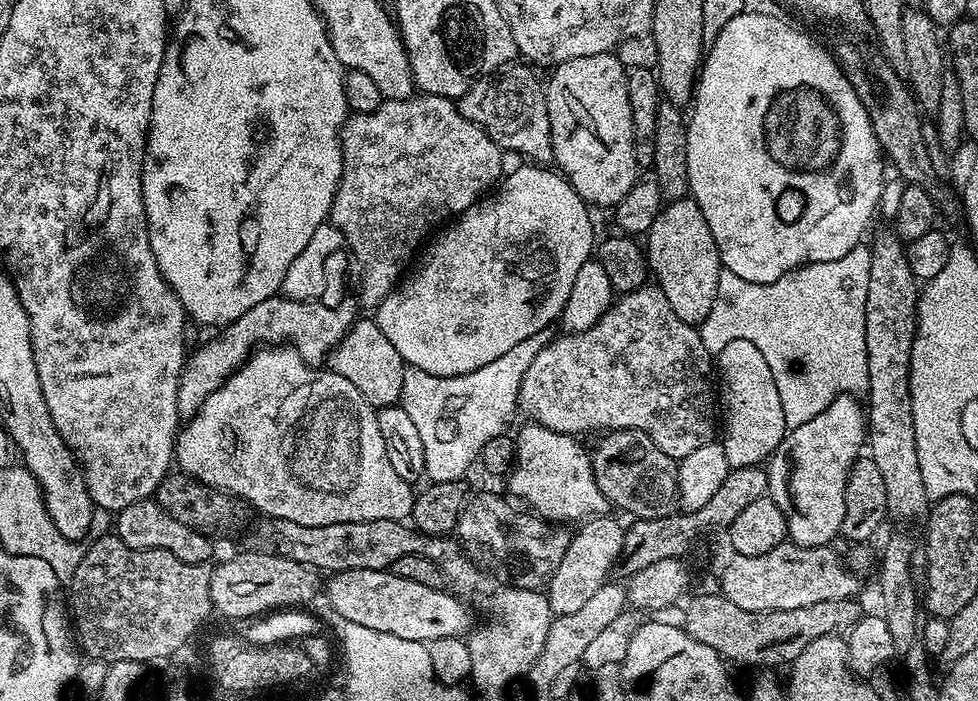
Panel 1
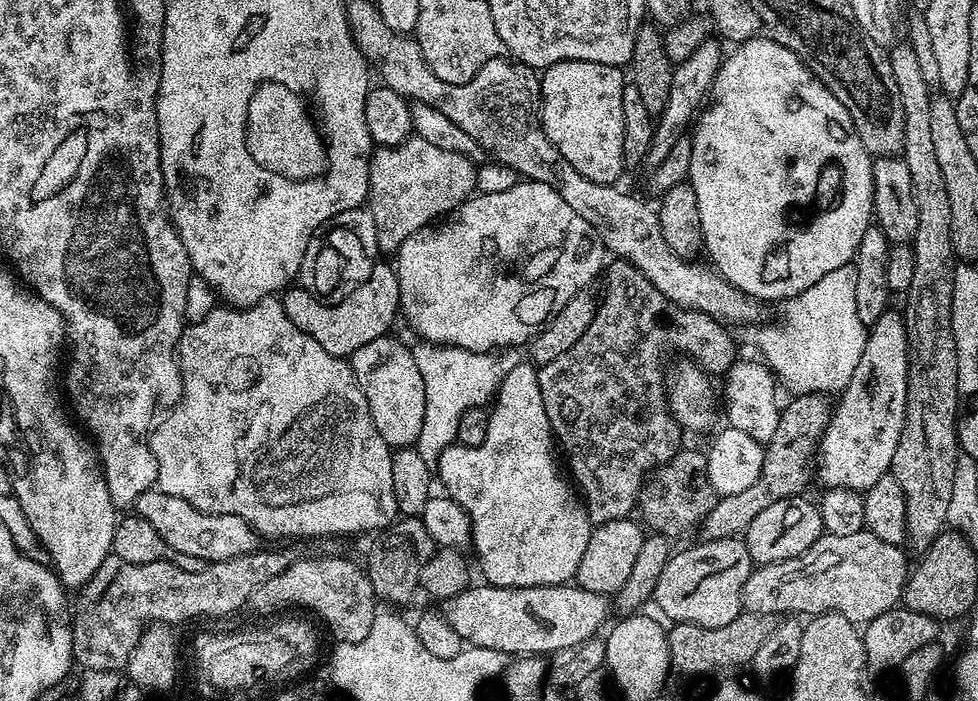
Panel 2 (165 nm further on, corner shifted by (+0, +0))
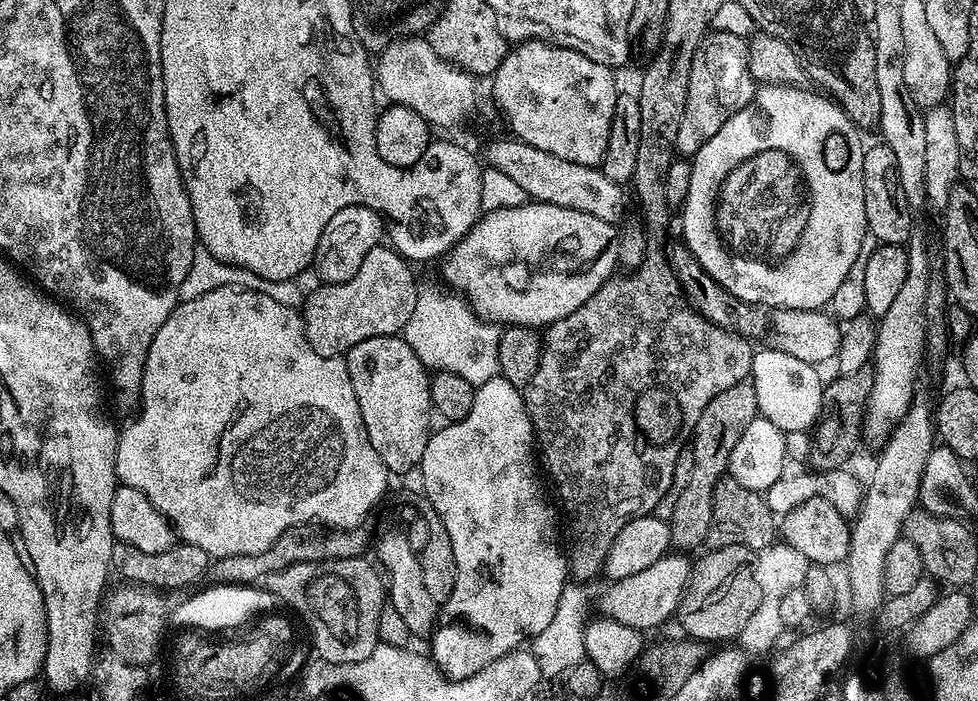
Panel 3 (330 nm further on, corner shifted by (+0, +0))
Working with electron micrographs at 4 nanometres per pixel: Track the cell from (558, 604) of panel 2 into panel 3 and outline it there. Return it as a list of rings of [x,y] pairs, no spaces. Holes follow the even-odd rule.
[[[669,554],[658,558],[654,566],[646,566],[631,578],[613,580],[608,589],[599,596],[598,607],[603,615],[609,616],[614,622],[622,622],[622,626],[639,628],[656,628],[668,619],[677,615],[680,599],[688,589],[688,580],[692,576],[693,561],[687,560],[684,554]],[[676,555],[676,556],[675,556]]]

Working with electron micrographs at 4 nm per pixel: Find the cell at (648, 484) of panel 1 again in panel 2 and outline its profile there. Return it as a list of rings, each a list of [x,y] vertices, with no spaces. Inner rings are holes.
[[[681,450],[670,462],[666,462],[647,477],[640,490],[638,512],[644,515],[643,523],[653,533],[675,538],[679,532],[690,531],[695,524],[696,527],[703,525],[704,515],[716,505],[717,499],[716,492],[708,481],[707,455],[703,451]]]

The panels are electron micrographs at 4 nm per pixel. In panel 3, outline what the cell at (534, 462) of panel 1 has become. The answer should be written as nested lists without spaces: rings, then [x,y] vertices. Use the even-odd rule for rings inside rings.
[[[496,375],[484,385],[477,387],[474,394],[474,404],[470,406],[470,412],[466,414],[466,418],[445,423],[443,426],[445,428],[437,427],[429,435],[426,450],[418,465],[418,473],[420,472],[420,480],[424,483],[423,499],[428,500],[430,506],[434,506],[434,510],[438,510],[438,514],[442,514],[442,523],[444,523],[446,531],[449,532],[450,542],[454,545],[454,562],[456,563],[454,590],[450,594],[450,598],[439,605],[438,623],[430,636],[430,641],[432,640],[430,659],[440,669],[440,673],[448,679],[459,680],[461,677],[473,676],[475,672],[494,663],[495,660],[502,658],[508,652],[515,652],[529,638],[541,633],[553,621],[558,598],[561,597],[564,584],[570,580],[570,573],[565,549],[562,544],[560,548],[559,542],[556,541],[556,518],[552,514],[552,508],[539,496],[540,484],[536,478],[538,460],[534,455],[534,429],[524,405],[523,391],[515,388],[510,382],[506,382],[504,376]],[[516,496],[520,496],[520,504],[524,507],[521,512],[516,509]]]

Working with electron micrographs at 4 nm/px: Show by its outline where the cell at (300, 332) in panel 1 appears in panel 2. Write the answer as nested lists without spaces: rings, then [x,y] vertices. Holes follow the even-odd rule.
[[[373,263],[372,276],[365,284],[339,302],[320,300],[317,296],[311,296],[303,286],[289,287],[282,296],[286,318],[290,318],[298,330],[310,334],[310,338],[314,338],[326,354],[351,358],[358,346],[366,346],[366,342],[374,342],[374,338],[389,335],[396,316],[398,320],[400,295],[396,269],[391,263],[380,263]]]

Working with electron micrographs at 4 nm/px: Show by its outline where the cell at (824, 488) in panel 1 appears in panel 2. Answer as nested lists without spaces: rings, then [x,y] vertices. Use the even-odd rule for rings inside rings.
[[[889,310],[882,314],[882,318],[878,318],[878,322],[870,325],[862,358],[858,366],[854,366],[852,377],[843,385],[838,396],[840,401],[835,401],[832,417],[820,439],[814,472],[818,480],[824,483],[825,489],[848,488],[850,491],[863,494],[870,486],[874,486],[874,482],[878,482],[878,478],[889,475],[898,438],[902,438],[902,426],[906,418],[907,389],[908,335],[904,317],[899,311]]]

